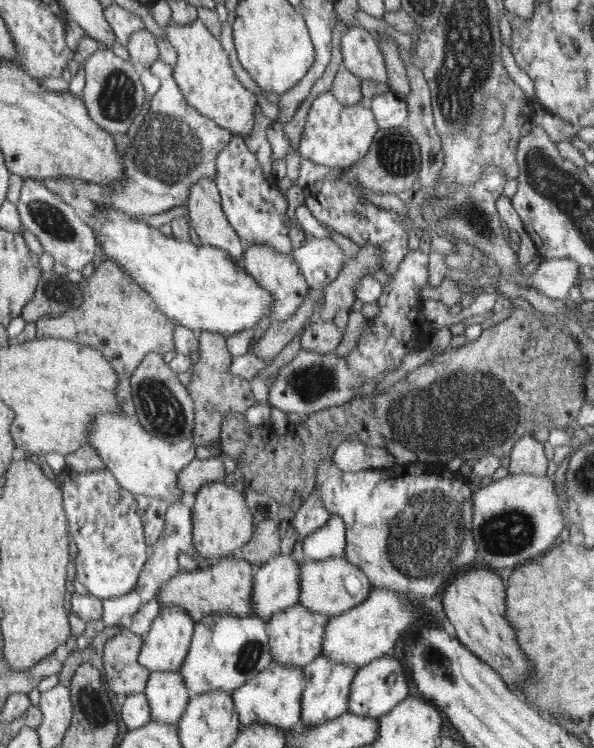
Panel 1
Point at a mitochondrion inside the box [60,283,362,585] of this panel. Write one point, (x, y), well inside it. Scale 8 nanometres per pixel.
(165, 414)

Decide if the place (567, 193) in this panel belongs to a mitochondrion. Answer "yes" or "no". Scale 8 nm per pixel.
yes

